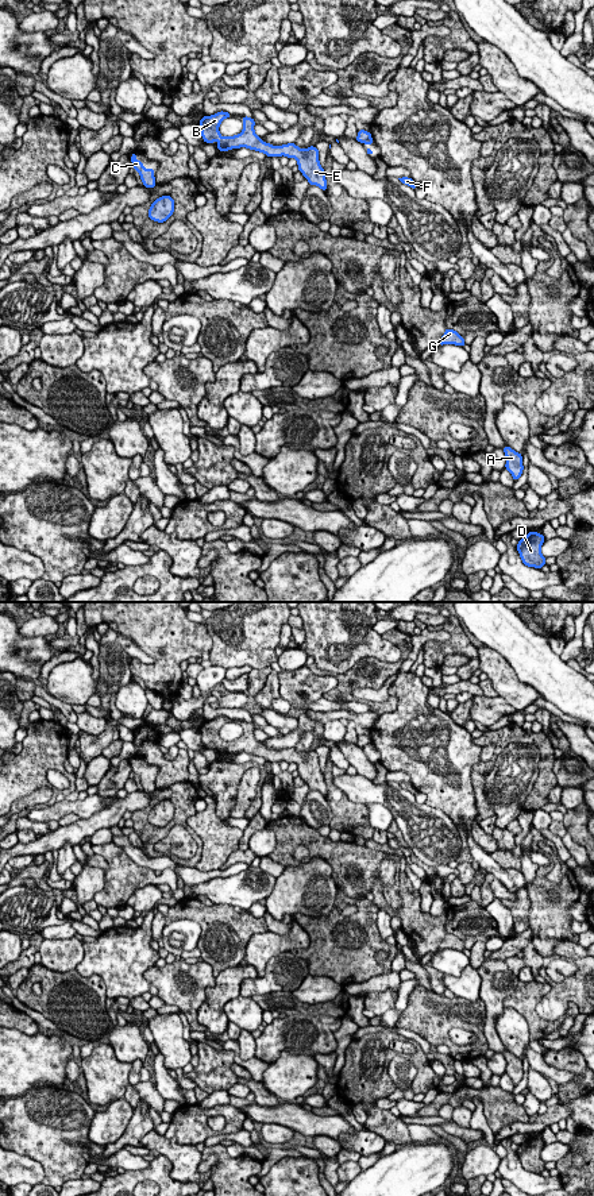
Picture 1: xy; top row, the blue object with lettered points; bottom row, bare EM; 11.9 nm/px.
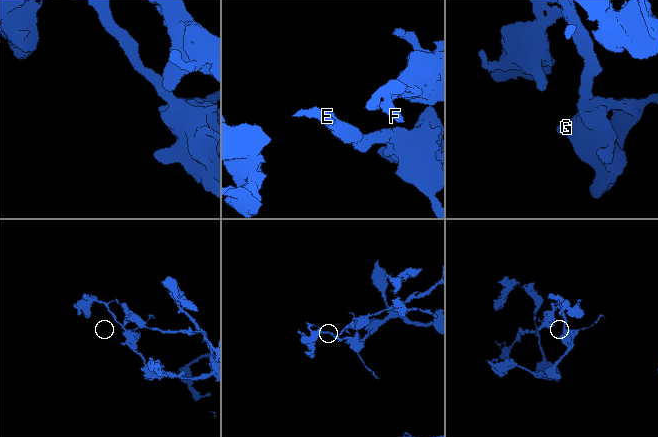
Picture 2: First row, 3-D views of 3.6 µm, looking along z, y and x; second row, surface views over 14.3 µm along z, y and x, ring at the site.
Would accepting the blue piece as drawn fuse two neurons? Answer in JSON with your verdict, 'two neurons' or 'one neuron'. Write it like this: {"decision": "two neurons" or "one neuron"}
{"decision": "two neurons"}

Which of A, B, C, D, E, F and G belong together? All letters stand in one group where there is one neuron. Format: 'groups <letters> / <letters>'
groups A B C D E G / F

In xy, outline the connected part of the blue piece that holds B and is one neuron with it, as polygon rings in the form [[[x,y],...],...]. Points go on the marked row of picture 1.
[[[217,112],[211,116],[204,116],[200,120],[201,136],[205,143],[213,144],[215,140],[219,142],[219,151],[228,151],[231,148],[246,147],[266,154],[267,157],[281,157],[296,158],[298,170],[309,181],[309,185],[316,185],[321,190],[327,192],[327,180],[324,169],[319,161],[319,150],[315,146],[308,148],[300,148],[296,143],[288,143],[282,146],[271,146],[258,136],[254,131],[255,120],[243,116],[243,131],[234,136],[221,136],[219,126],[227,117],[231,117],[228,112]]]

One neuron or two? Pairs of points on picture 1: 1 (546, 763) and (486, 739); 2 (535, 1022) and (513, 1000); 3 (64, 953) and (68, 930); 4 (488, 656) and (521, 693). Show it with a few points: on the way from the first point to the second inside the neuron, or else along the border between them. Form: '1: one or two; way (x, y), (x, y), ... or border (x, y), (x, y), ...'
1: one; way (542, 745), (535, 739), (504, 737)
2: one; way (531, 1017), (519, 1003)
3: two; border (74, 936), (45, 940)
4: one; way (494, 666), (512, 683)

